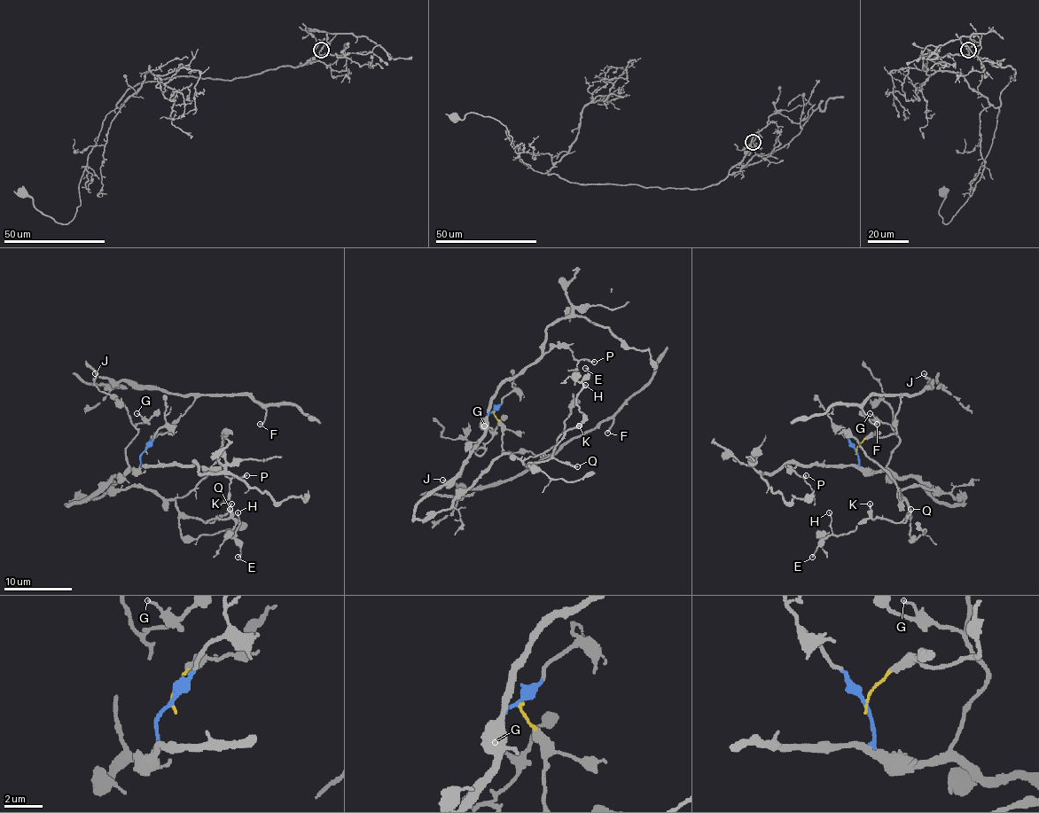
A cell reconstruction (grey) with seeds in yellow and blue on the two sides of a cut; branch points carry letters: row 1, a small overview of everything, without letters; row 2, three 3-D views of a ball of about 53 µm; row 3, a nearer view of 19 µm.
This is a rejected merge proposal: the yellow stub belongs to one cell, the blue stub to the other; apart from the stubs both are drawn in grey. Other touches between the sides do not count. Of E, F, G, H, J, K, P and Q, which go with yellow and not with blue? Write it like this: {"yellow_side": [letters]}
{"yellow_side": ["F", "J"]}

